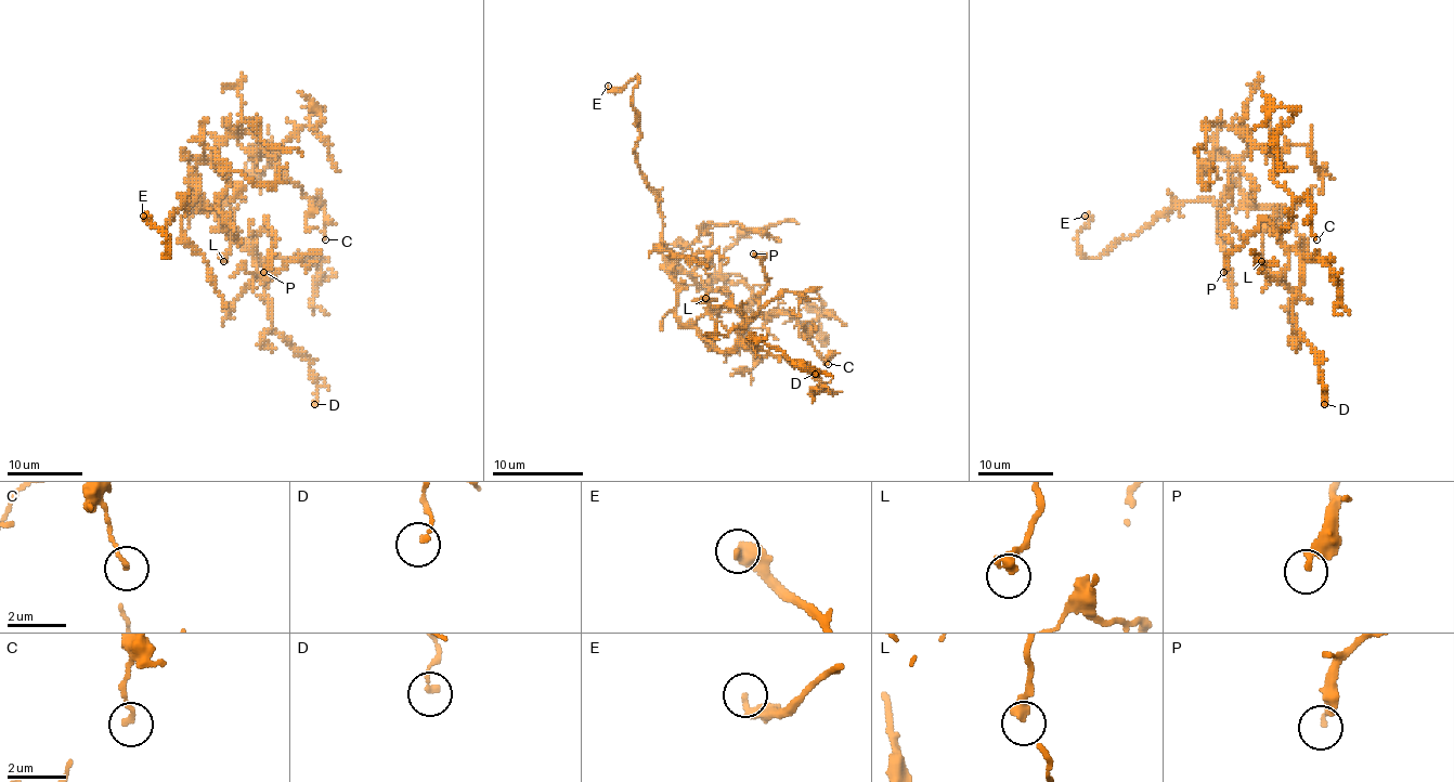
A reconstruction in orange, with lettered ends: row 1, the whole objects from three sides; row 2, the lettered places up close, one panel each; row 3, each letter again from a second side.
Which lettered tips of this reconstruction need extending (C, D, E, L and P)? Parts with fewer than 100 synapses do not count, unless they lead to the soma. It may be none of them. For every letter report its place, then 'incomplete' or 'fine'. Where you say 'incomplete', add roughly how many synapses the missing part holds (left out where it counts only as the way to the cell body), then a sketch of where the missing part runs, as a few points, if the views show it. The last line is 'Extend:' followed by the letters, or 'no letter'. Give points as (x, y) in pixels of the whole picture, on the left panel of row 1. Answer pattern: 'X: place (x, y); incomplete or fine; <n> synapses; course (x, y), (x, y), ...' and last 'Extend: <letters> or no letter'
C: place (325, 239); fine
D: place (314, 404); fine
E: place (143, 216); incomplete
L: place (223, 261); fine
P: place (263, 272); fine
Extend: E

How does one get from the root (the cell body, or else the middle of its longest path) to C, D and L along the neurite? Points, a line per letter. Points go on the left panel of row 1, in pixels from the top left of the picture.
C: (199, 206), (195, 168), (230, 137), (250, 132), (304, 196), (322, 204), (325, 239)
D: (199, 206), (212, 210), (220, 224), (267, 270), (265, 297), (271, 326), (310, 363), (317, 399), (314, 404)
L: (199, 206), (210, 210), (230, 232), (231, 247), (223, 261)

